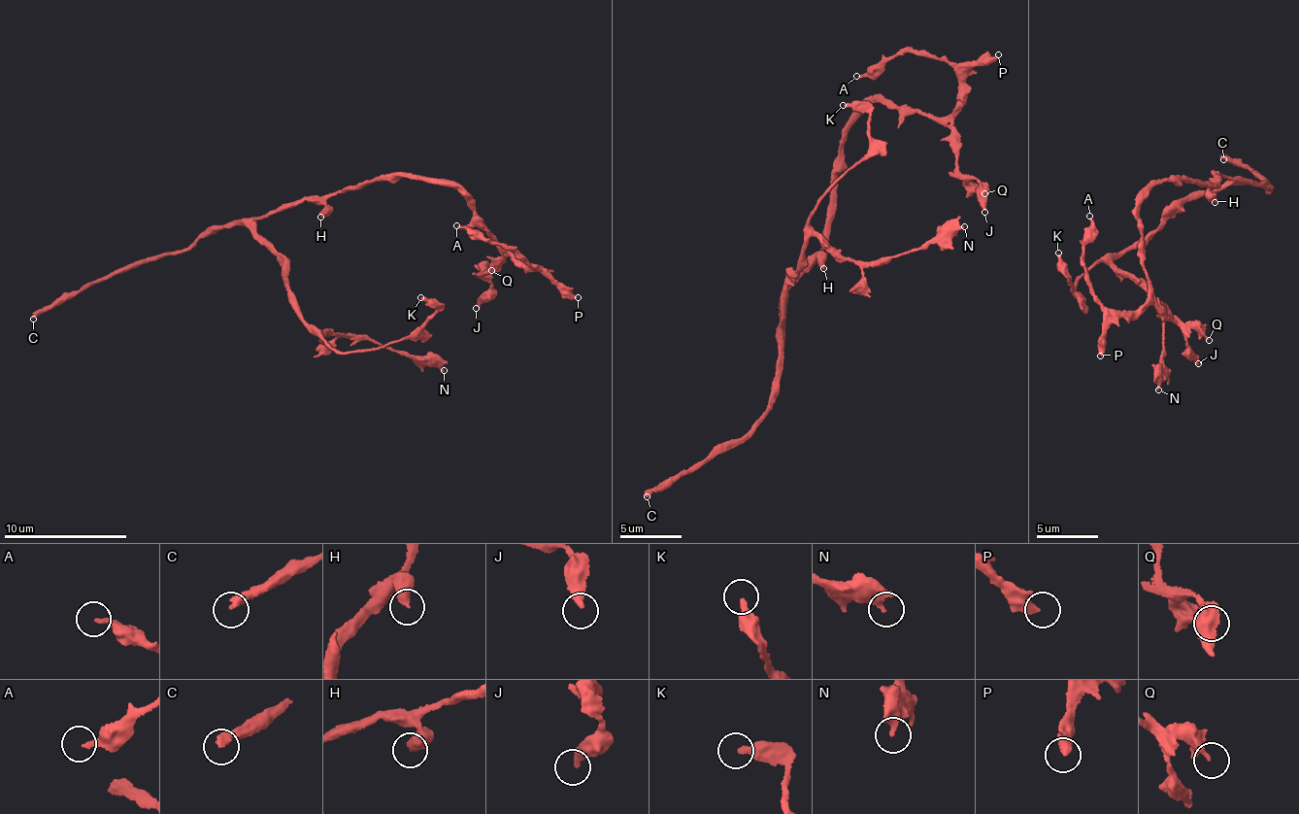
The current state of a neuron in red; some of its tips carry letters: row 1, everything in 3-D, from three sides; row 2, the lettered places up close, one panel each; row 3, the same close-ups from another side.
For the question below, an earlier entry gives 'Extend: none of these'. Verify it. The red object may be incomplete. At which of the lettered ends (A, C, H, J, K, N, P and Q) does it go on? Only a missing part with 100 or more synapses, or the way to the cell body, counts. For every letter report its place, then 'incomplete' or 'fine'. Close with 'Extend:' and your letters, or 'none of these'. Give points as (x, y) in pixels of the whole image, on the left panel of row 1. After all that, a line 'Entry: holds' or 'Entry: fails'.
A: place (456, 225); fine
C: place (33, 319); incomplete
H: place (320, 217); fine
J: place (476, 308); fine
K: place (420, 297); fine
N: place (444, 370); fine
P: place (578, 297); fine
Q: place (491, 270); fine
Extend: C
Entry: fails

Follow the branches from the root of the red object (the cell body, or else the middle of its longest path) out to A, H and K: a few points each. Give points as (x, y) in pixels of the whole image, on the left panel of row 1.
A: (326, 197), (403, 175), (451, 186), (466, 196), (473, 222), (523, 266), (538, 267), (456, 225)
H: (326, 197), (324, 215), (320, 217)
K: (326, 197), (286, 203), (261, 215), (256, 225), (320, 336), (349, 353), (403, 339), (436, 310), (420, 297)

